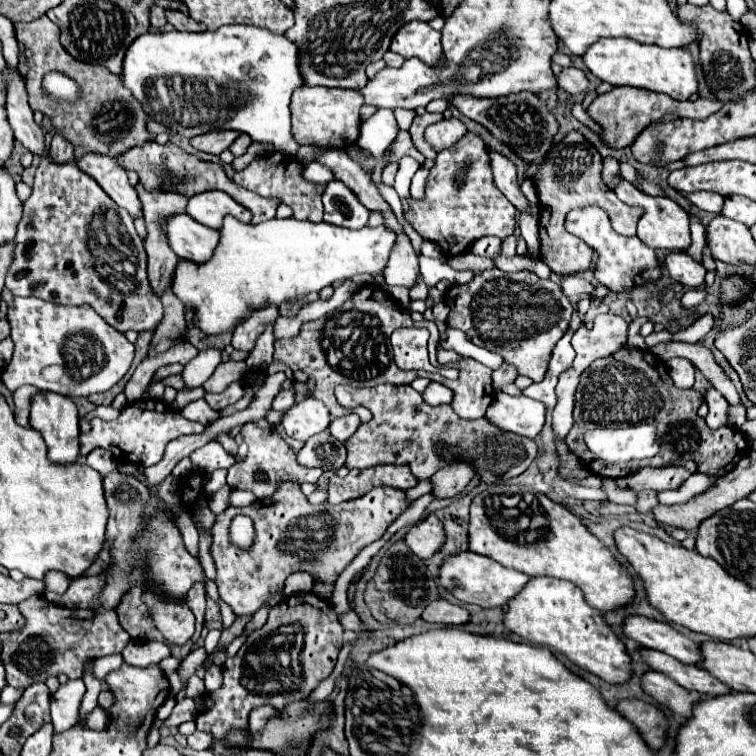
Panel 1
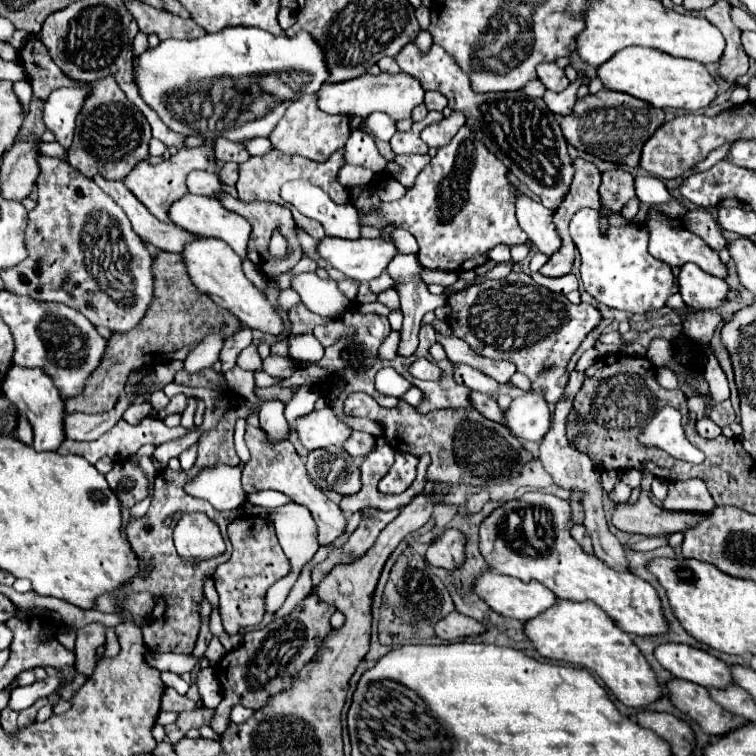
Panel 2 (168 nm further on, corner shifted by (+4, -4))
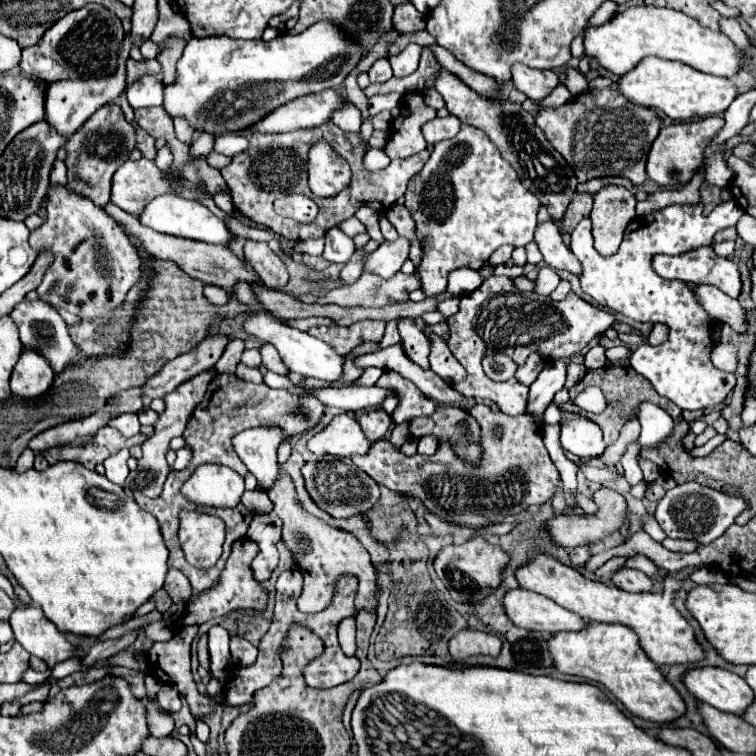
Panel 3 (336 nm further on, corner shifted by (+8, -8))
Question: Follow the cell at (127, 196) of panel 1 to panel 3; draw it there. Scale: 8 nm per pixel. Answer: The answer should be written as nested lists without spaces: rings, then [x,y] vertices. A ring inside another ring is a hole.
[[[107,204],[105,206],[105,212],[109,212],[115,220],[119,220],[133,236],[137,236],[141,242],[143,242],[143,248],[153,256],[153,258],[159,258],[159,260],[173,260],[183,272],[187,272],[189,276],[205,282],[205,284],[215,284],[215,286],[221,286],[225,290],[233,288],[235,284],[239,282],[247,282],[247,284],[255,284],[259,282],[259,276],[249,270],[227,246],[221,246],[221,244],[207,244],[207,242],[197,242],[197,240],[189,240],[189,238],[175,238],[175,236],[165,236],[165,234],[159,234],[159,232],[153,232],[149,228],[145,228],[137,216],[133,214],[127,214],[123,212],[121,208],[117,208],[115,204]]]

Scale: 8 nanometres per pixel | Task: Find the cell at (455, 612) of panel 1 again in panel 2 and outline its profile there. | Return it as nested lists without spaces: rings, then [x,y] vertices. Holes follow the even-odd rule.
[[[451,612],[445,618],[441,618],[439,622],[435,622],[433,630],[445,642],[455,642],[455,640],[465,638],[465,636],[481,634],[485,628],[477,620],[473,620],[469,616],[463,616],[459,612]]]

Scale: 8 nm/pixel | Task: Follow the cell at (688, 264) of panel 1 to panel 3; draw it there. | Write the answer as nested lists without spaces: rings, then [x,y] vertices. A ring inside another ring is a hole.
[[[697,286],[695,296],[711,316],[729,324],[739,334],[747,332],[747,314],[739,300],[729,298],[725,292],[713,286]]]

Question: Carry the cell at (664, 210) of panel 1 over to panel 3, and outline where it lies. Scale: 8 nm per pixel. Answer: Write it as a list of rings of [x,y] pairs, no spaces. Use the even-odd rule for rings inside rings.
[[[711,246],[693,250],[693,252],[685,252],[681,256],[655,256],[653,258],[653,268],[659,276],[663,278],[673,278],[673,280],[681,280],[685,284],[697,286],[697,284],[711,284],[717,286],[721,292],[725,292],[731,298],[739,298],[741,294],[741,274],[739,274],[739,266],[729,260],[729,258],[721,258],[713,252]]]

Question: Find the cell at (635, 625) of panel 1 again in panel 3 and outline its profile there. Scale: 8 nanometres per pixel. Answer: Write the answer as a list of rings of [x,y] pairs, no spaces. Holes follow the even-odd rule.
[[[693,668],[683,676],[683,682],[697,700],[735,716],[743,716],[755,700],[749,684],[729,670]]]

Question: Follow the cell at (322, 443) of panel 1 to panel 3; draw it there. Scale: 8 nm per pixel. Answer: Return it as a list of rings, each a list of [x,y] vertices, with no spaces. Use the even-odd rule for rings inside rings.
[[[321,456],[315,460],[309,460],[303,468],[305,488],[311,496],[311,500],[329,516],[333,518],[351,518],[351,516],[365,516],[381,498],[379,484],[369,478],[359,466],[351,462],[351,458],[339,458],[339,456]]]

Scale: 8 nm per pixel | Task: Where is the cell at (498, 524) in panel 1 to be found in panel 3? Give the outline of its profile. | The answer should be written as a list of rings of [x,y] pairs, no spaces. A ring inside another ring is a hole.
[[[539,554],[531,564],[523,566],[517,572],[517,580],[521,588],[539,592],[551,600],[555,600],[559,606],[579,614],[583,620],[593,622],[605,622],[605,624],[623,624],[637,632],[643,650],[649,654],[649,658],[657,666],[675,666],[675,664],[697,664],[705,658],[705,650],[699,646],[695,638],[695,630],[691,624],[679,614],[679,610],[673,604],[676,591],[683,586],[683,581],[691,573],[701,566],[687,566],[683,570],[673,573],[664,581],[662,594],[655,592],[643,592],[643,594],[629,594],[621,592],[613,584],[593,582],[579,574],[577,570],[559,564],[555,558]]]

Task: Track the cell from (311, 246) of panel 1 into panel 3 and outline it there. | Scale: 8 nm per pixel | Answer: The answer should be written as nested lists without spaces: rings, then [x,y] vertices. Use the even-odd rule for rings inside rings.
[[[397,238],[395,242],[381,244],[373,254],[367,256],[365,270],[379,274],[381,278],[391,278],[397,274],[405,260],[409,260],[409,238]]]

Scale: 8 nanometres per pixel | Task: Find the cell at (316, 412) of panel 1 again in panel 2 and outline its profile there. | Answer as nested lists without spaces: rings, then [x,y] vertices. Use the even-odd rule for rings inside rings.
[[[323,408],[299,416],[295,422],[295,432],[307,450],[315,450],[331,444],[343,444],[351,430],[331,412],[331,408]]]

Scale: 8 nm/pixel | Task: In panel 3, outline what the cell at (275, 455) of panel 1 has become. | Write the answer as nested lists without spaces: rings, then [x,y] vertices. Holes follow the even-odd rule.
[[[279,476],[277,484],[269,490],[269,498],[273,503],[273,510],[283,520],[283,542],[295,562],[295,568],[303,574],[303,594],[299,596],[299,610],[301,612],[321,612],[325,610],[331,600],[333,592],[337,588],[337,582],[341,576],[355,576],[359,580],[355,606],[357,610],[375,612],[377,608],[377,570],[373,568],[369,560],[369,552],[359,544],[359,540],[343,530],[331,528],[325,522],[309,516],[301,504],[295,500],[295,488],[287,476]],[[303,540],[309,540],[311,550],[303,552]]]

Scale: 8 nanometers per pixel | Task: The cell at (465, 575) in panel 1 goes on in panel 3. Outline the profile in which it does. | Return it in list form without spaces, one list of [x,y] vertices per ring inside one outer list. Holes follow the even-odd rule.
[[[529,590],[507,592],[503,606],[513,624],[535,632],[579,632],[587,626],[587,622],[575,612],[569,612],[553,600]]]

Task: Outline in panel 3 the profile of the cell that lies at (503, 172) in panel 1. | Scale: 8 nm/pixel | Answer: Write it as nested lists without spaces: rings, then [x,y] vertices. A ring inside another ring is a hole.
[[[539,222],[537,232],[535,232],[535,242],[539,244],[539,250],[547,266],[555,270],[567,270],[575,276],[581,276],[581,262],[563,244],[561,234],[553,222]]]

